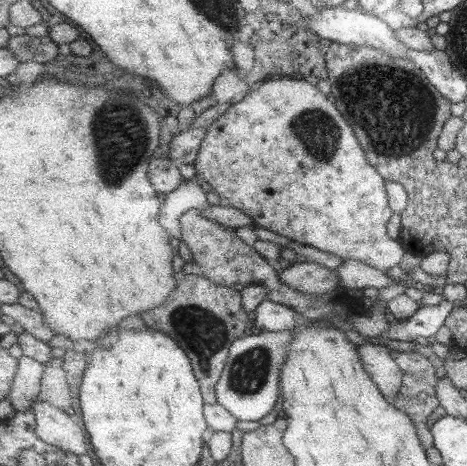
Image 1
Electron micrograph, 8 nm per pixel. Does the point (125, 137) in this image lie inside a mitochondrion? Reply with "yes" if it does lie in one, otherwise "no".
yes

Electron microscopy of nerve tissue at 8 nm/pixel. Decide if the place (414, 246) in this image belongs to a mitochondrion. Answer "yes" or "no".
no

